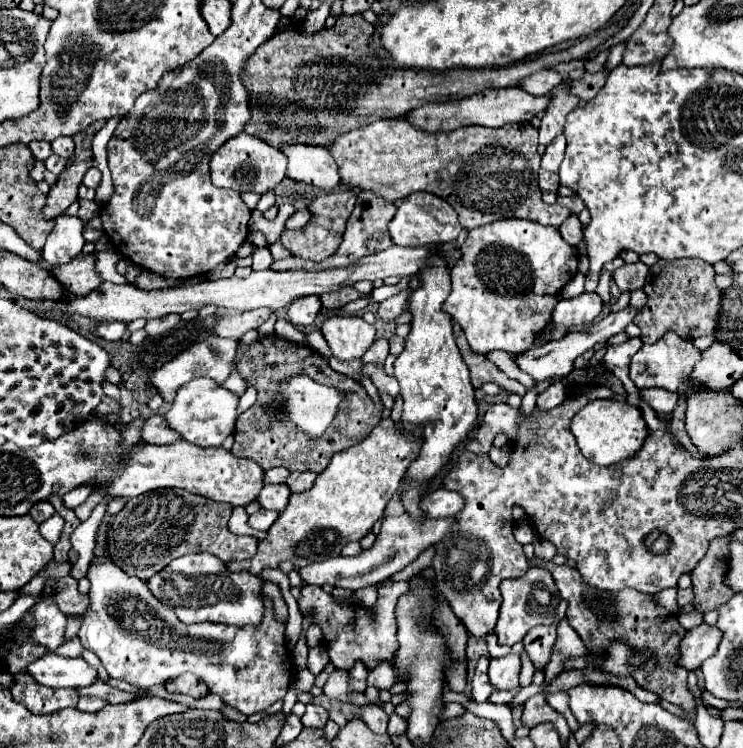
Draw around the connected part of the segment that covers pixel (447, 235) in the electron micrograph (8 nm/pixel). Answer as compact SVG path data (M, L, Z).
M409 194L405 200L395 202L395 206L397 206L397 214L389 222L389 232L391 232L393 244L425 246L425 244L453 242L453 240L457 240L457 236L463 230L455 208L435 194Z

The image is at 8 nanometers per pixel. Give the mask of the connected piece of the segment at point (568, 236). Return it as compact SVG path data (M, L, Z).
M577 214L569 216L569 218L559 226L559 232L561 232L563 240L569 242L569 244L573 244L573 246L577 246L577 244L583 240L583 232L581 232L581 230L583 230L583 224L579 222Z

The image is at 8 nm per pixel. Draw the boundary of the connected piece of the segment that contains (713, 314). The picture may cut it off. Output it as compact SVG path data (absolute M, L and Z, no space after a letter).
M697 258L659 260L657 264L653 264L645 282L649 300L639 310L639 316L635 316L635 322L639 322L637 326L641 328L639 338L645 344L653 344L667 330L673 330L683 338L715 334L721 314L721 290L715 286L713 278L713 266Z

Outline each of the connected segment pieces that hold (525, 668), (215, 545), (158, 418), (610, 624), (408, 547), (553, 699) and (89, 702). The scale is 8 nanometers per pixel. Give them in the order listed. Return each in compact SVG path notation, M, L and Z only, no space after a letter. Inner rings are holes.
M523 651L520 655L522 666L519 675L519 681L521 686L528 686L532 683L532 677L535 673L535 668L528 656L528 654Z
M161 488L139 494L113 518L107 554L115 566L141 580L151 578L171 560L191 552L209 552L223 562L251 558L257 552L259 540L255 536L231 534L227 528L231 512L231 504L219 504L205 496L183 492L181 488Z
M153 414L147 418L145 426L143 426L143 434L141 438L147 440L149 444L171 444L175 440L179 440L179 432L175 432L173 428L167 426L167 420L163 420L165 416L161 414Z
M533 558L531 564L545 566L551 572L561 596L569 602L569 610L567 610L569 624L577 630L577 634L585 642L587 650L595 652L597 660L603 654L603 648L607 648L607 644L611 644L613 640L625 640L627 644L631 644L635 648L647 648L647 650L655 652L657 662L659 662L655 672L647 674L647 676L643 676L643 672L635 672L633 678L645 690L651 690L655 694L659 694L661 698L665 698L667 702L681 706L689 715L689 722L694 724L696 718L695 698L687 690L687 670L679 664L679 644L687 630L679 624L677 616L673 616L667 608L659 606L651 594L639 592L635 588L625 588L623 592L597 590L581 580L577 568L555 566L553 562L545 562L539 558Z
M403 514L399 518L385 516L381 532L369 550L363 550L359 556L353 556L353 558L337 556L335 560L323 560L319 564L311 564L307 568L301 568L299 574L305 580L305 584L317 584L317 586L331 584L331 586L339 586L339 588L347 588L347 590L355 592L365 586L373 586L373 584L389 578L391 574L403 570L427 546L431 546L437 540L441 540L443 536L447 536L455 522L457 522L455 518L427 518L423 524L415 524L407 514Z
M551 694L551 696L547 696L547 702L557 710L557 712L561 712L563 716L565 716L565 720L567 720L567 724L569 724L569 728L575 732L577 728L579 728L579 722L575 720L575 716L573 716L573 712L571 712L571 708L569 708L569 694Z
M81 696L79 702L77 702L77 708L79 710L85 710L85 712L97 712L105 706L107 702L101 700L101 698L95 698L95 696Z

